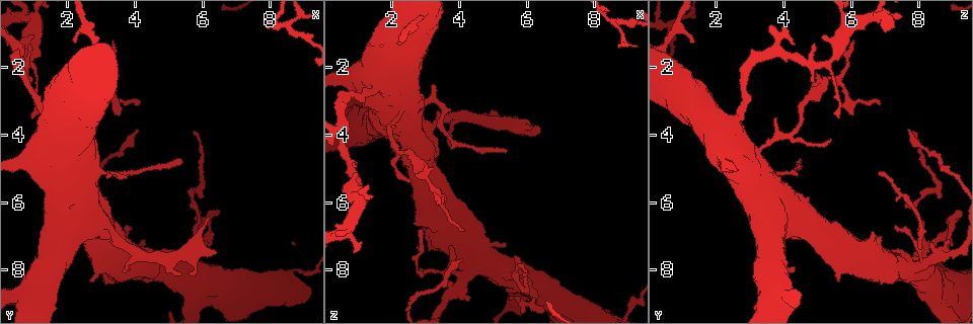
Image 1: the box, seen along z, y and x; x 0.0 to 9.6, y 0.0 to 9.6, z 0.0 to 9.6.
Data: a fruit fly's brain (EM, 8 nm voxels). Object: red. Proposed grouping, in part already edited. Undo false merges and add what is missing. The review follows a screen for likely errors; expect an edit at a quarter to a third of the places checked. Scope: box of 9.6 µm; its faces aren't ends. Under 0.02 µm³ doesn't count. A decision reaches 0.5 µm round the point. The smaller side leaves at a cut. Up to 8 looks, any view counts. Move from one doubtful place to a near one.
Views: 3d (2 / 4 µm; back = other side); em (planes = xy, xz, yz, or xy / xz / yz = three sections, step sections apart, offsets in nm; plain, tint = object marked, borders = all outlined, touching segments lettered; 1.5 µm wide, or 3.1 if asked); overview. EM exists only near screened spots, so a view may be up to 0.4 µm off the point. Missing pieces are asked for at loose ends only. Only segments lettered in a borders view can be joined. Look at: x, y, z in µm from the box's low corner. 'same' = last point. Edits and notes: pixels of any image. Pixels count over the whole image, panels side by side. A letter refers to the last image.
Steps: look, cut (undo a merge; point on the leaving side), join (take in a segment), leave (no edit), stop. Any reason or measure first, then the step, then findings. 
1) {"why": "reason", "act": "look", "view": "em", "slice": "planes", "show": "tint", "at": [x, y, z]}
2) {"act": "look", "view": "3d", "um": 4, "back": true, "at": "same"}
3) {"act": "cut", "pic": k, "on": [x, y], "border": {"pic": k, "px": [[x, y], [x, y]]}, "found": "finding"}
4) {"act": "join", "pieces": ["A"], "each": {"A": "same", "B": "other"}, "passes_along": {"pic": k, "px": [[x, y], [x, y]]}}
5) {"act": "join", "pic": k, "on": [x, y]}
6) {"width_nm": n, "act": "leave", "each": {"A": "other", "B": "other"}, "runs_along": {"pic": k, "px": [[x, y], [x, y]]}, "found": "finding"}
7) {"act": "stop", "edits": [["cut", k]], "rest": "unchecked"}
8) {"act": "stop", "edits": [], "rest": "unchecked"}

{"act": "look", "view": "em", "slice": "planes", "show": "plain", "at": [5.75, 3.90, 7.90]}

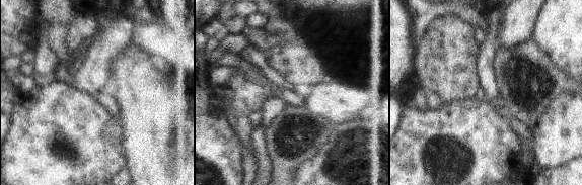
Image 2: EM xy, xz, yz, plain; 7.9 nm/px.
{"why": "see the neighbours", "act": "look", "view": "em", "slice": "planes", "show": "borders", "at": "same"}

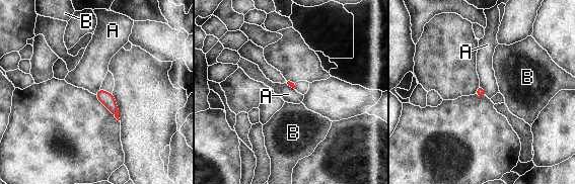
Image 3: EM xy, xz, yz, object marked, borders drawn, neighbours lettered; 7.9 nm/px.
{"act": "leave", "each": {"A": "other", "B": "other"}, "found": "none of them fits"}

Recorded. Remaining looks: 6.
{"why": "narrows sharply", "act": "look", "view": "em", "slice": "yz", "step": 8, "show": "tint", "at": [6.10, 6.70, 9.05]}

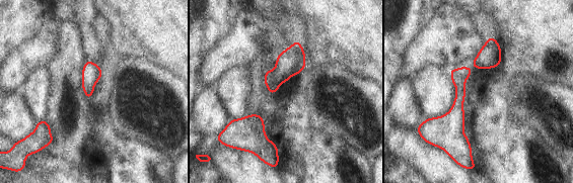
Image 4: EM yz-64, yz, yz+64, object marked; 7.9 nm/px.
{"why": "cut it another way", "act": "look", "view": "em", "slice": "planes", "show": "tint", "at": "same"}

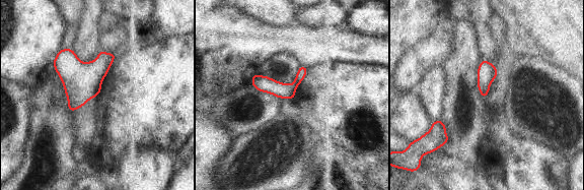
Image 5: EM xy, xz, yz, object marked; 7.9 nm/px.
{"act": "look", "view": "em", "slice": "planes", "show": "borders", "at": "same"}

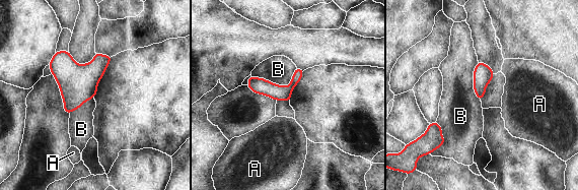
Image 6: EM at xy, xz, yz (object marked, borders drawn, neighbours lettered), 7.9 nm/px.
{"longest_contact_nm": ["B", 360], "act": "cut", "pic": 6, "on": [263, 86], "each": {"A": "other", "B": "other"}, "border": {"pic": 6, "px": [[289, 84], [293, 87]]}, "found": "a second neuron is stuck on"}

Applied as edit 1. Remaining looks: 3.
{"act": "look", "view": "3d", "um": 2, "back": true, "at": [3.35, 1.20, 6.00]}

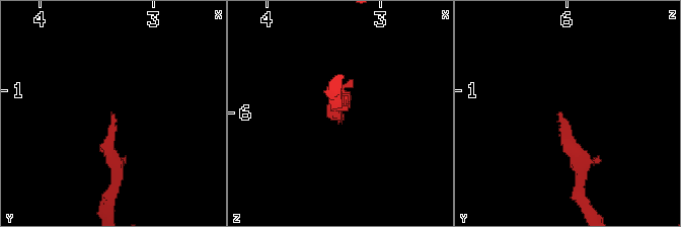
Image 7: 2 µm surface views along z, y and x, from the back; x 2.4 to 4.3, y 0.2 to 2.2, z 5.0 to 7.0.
{"why": "now the EM", "act": "look", "view": "em", "slice": "planes", "show": "plain", "at": [3.34, 1.22, 6.06]}

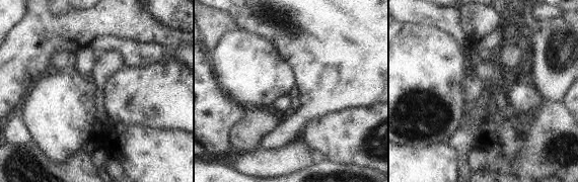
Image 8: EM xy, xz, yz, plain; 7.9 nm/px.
{"act": "look", "view": "em", "slice": "planes", "show": "borders", "at": "same"}

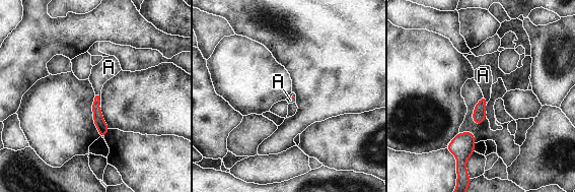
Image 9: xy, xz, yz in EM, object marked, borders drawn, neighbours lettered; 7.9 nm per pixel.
{"longest_contact_nm": ["A", 110], "act": "join", "pieces": ["A"], "each": {"A": "same"}, "passes_along": {"pic": 9, "px": [[100, 124], [98, 101], [104, 70]]}, "found": "the neuron continues"}

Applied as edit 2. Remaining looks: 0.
{"act": "stop", "edits": [["cut", 6], ["join", 9]], "rest": "unchecked"}

